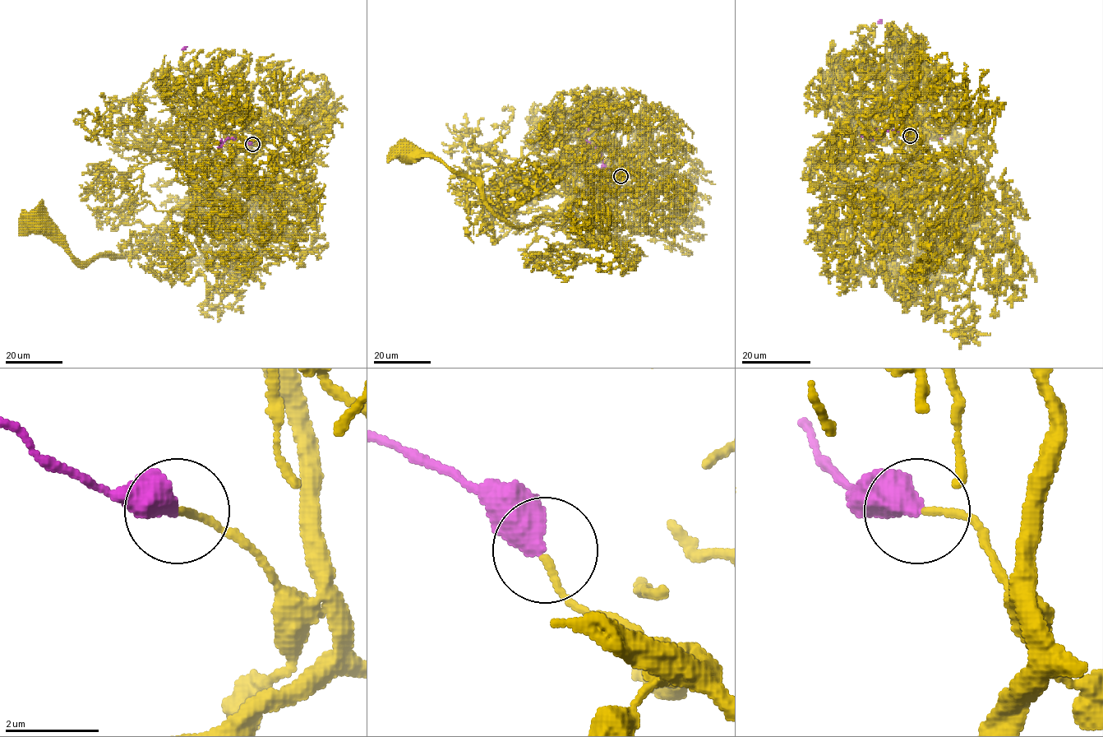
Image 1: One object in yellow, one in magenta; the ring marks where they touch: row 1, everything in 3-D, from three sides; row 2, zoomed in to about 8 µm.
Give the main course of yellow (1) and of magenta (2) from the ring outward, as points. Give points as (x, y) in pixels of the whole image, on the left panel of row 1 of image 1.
1: (252, 144), (259, 154), (247, 163), (234, 161), (126, 254), (78, 261), (37, 224)
2: (252, 144), (226, 130), (185, 49), (182, 49)

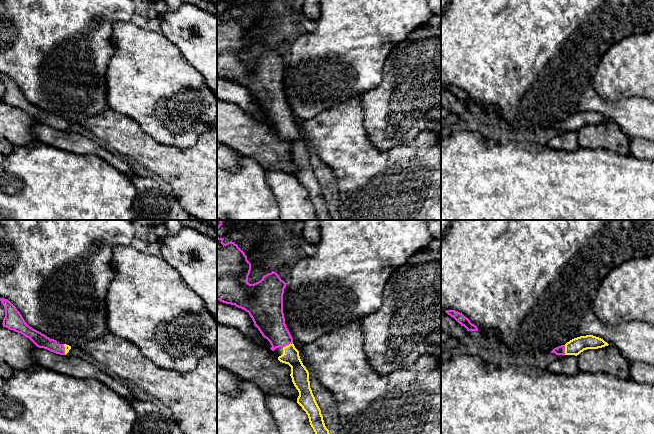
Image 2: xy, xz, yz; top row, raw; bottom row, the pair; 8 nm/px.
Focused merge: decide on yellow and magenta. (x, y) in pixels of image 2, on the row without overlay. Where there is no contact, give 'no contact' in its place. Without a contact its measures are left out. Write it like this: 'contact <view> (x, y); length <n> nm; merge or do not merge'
contact xz (287, 121); length 90 nm; do not merge

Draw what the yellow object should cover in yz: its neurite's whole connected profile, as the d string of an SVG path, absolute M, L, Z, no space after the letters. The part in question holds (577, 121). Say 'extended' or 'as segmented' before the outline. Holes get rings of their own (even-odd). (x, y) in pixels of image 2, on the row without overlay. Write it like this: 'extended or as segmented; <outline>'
as segmented; M593 111L580 112L565 120L565 131L577 132L584 126L598 125L608 121L603 115Z

